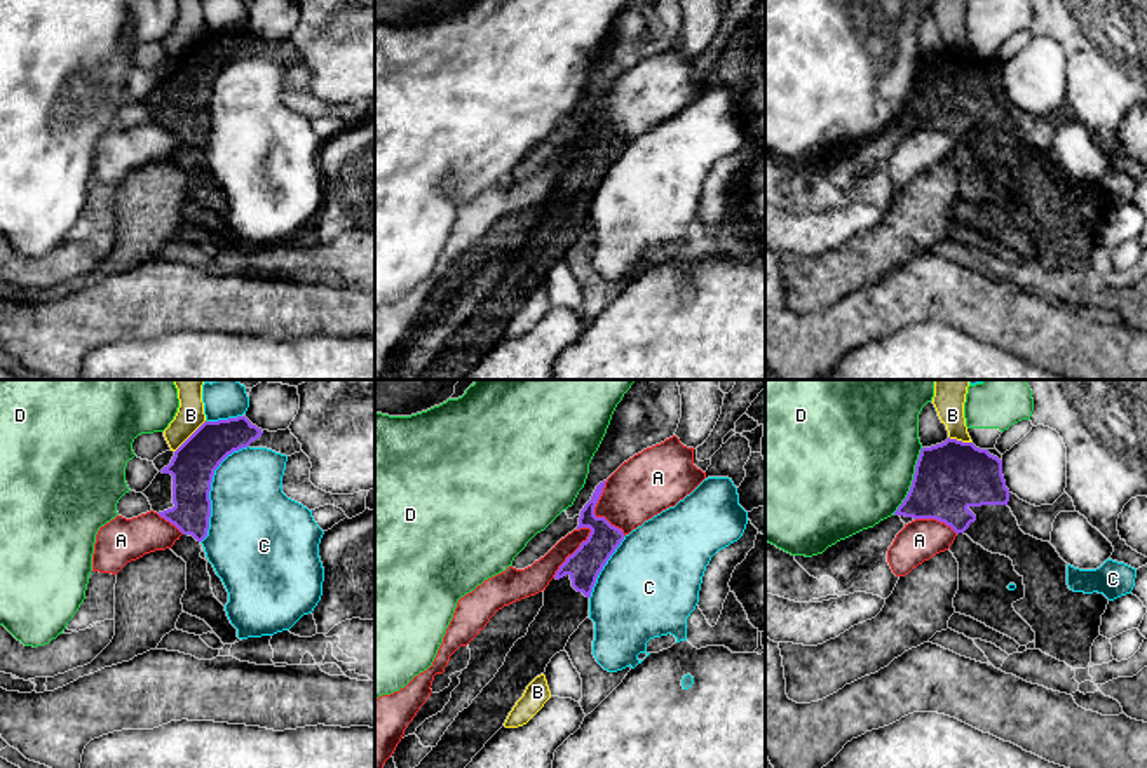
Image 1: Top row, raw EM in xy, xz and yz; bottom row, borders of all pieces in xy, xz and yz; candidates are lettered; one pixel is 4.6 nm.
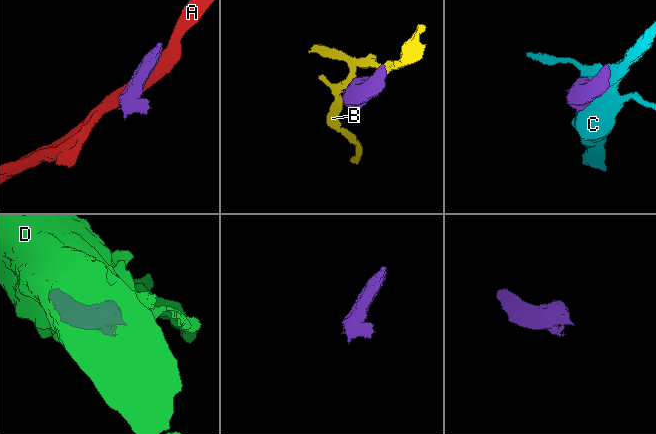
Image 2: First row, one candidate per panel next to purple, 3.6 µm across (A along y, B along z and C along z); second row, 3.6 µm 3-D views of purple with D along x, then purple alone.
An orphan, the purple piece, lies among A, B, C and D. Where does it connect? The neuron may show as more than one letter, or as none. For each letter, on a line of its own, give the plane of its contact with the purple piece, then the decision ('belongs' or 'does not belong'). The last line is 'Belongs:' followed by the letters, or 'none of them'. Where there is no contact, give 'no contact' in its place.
A: meets purple in xz; does not belong
B: meets purple in xy; does not belong
C: meets purple in xy; does not belong
D: meets purple in yz; does not belong
Belongs: none of them

